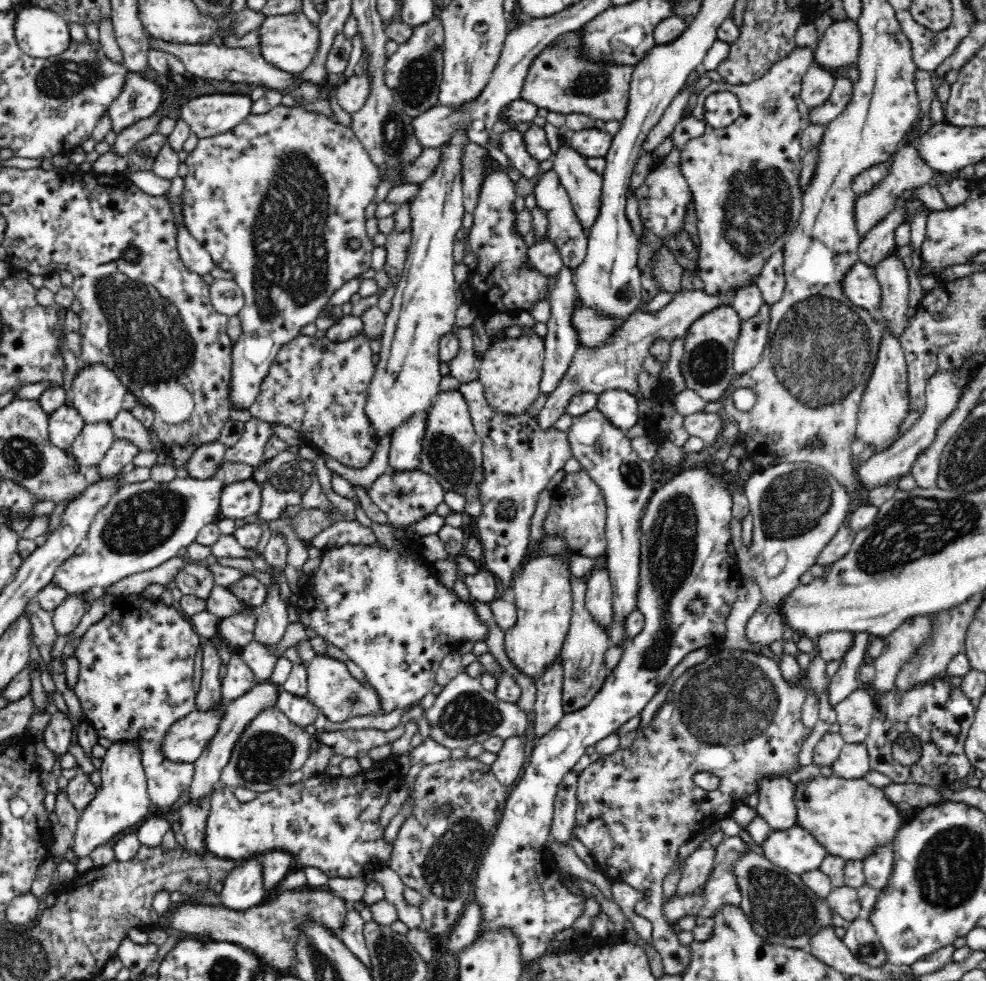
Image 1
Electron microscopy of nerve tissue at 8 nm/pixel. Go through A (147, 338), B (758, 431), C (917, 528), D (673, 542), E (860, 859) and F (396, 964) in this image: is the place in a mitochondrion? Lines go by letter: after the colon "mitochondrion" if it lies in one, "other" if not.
A: mitochondrion
B: other
C: mitochondrion
D: mitochondrion
E: other
F: mitochondrion

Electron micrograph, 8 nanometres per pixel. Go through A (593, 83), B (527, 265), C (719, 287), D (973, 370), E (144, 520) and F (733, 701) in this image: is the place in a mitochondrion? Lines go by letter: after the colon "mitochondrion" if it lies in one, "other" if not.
A: mitochondrion
B: other
C: other
D: other
E: mitochondrion
F: mitochondrion

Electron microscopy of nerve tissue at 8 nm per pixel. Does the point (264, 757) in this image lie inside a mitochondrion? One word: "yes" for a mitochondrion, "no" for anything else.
yes

